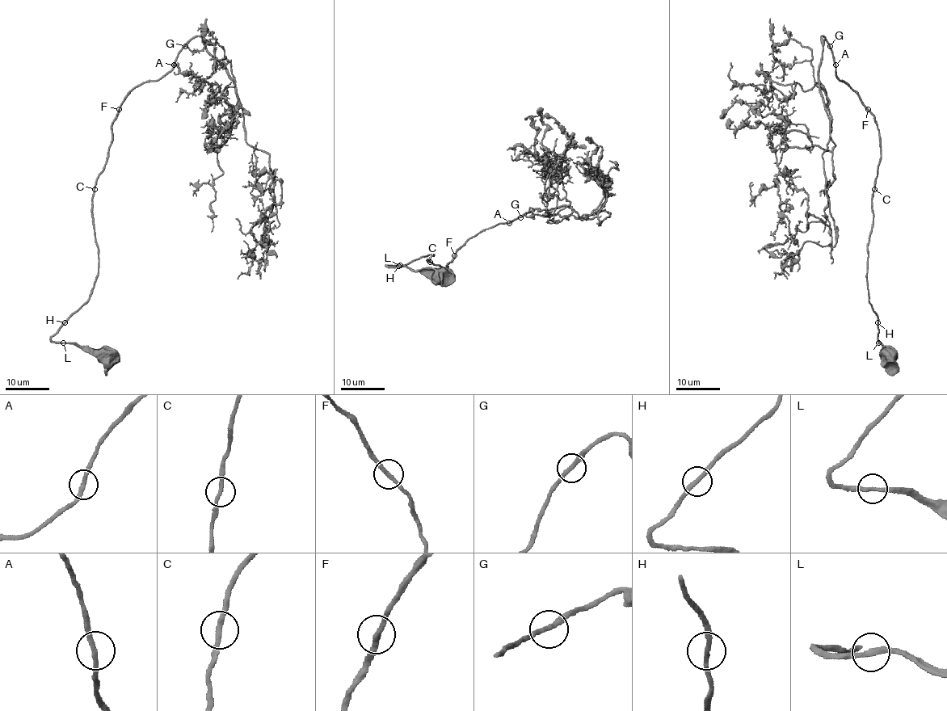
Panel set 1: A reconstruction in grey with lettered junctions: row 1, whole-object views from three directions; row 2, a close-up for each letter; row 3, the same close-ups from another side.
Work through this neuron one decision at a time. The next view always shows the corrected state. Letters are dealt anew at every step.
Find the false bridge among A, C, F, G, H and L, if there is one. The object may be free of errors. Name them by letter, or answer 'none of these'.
none of these

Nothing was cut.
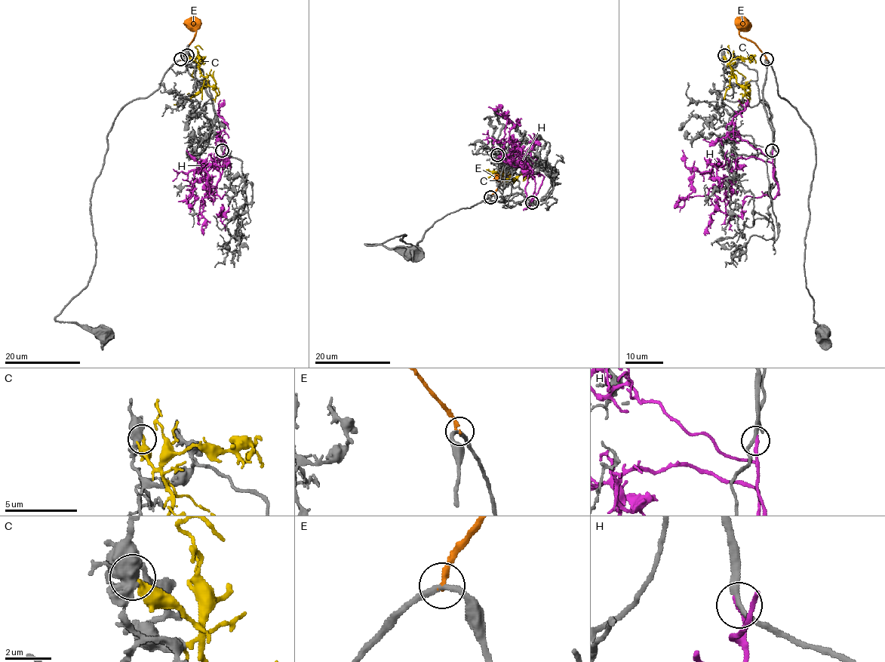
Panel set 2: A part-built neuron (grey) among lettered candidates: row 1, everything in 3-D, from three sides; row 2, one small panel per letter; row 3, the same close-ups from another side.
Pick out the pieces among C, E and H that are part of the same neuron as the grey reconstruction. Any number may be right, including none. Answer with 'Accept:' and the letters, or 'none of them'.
Accept: H

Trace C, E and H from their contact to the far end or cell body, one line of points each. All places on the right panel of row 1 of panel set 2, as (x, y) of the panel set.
C: (724, 55), (735, 81), (741, 85), (746, 85), (750, 90), (742, 100), (749, 104)
E: (767, 59), (754, 43), (739, 35), (741, 21), (745, 17)
H: (772, 151), (772, 173), (769, 161), (739, 158), (735, 181), (720, 181), (719, 208), (705, 235)

